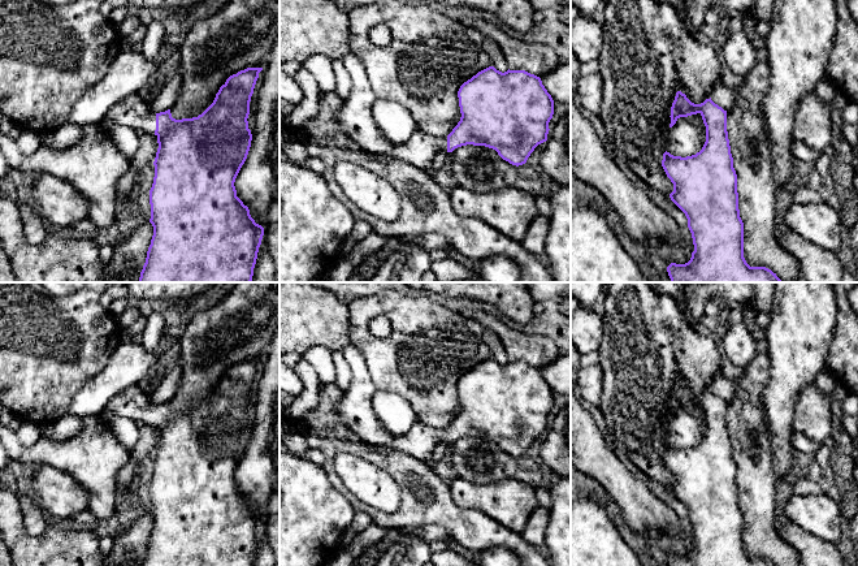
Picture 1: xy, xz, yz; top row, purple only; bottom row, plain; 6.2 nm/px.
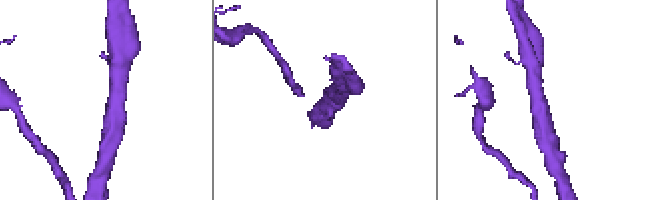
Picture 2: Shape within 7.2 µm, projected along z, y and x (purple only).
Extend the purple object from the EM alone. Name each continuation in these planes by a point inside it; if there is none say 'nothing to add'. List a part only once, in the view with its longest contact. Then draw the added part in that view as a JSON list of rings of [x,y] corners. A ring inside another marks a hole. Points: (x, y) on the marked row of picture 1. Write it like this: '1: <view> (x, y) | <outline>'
1: xy (133, 112) | [[[139,94],[126,96],[114,104],[107,118],[121,126],[127,126],[138,133],[155,134],[156,113],[150,111],[150,105]]]

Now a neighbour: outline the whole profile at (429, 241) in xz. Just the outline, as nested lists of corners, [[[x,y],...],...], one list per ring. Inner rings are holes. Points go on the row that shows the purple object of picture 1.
[[[424,233],[424,234],[406,234],[400,237],[403,245],[410,245],[413,242],[420,243],[425,250],[450,250],[450,245],[446,237],[436,233]]]

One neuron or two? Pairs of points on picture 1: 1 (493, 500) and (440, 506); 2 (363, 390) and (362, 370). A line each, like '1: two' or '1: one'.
1: two
2: one

